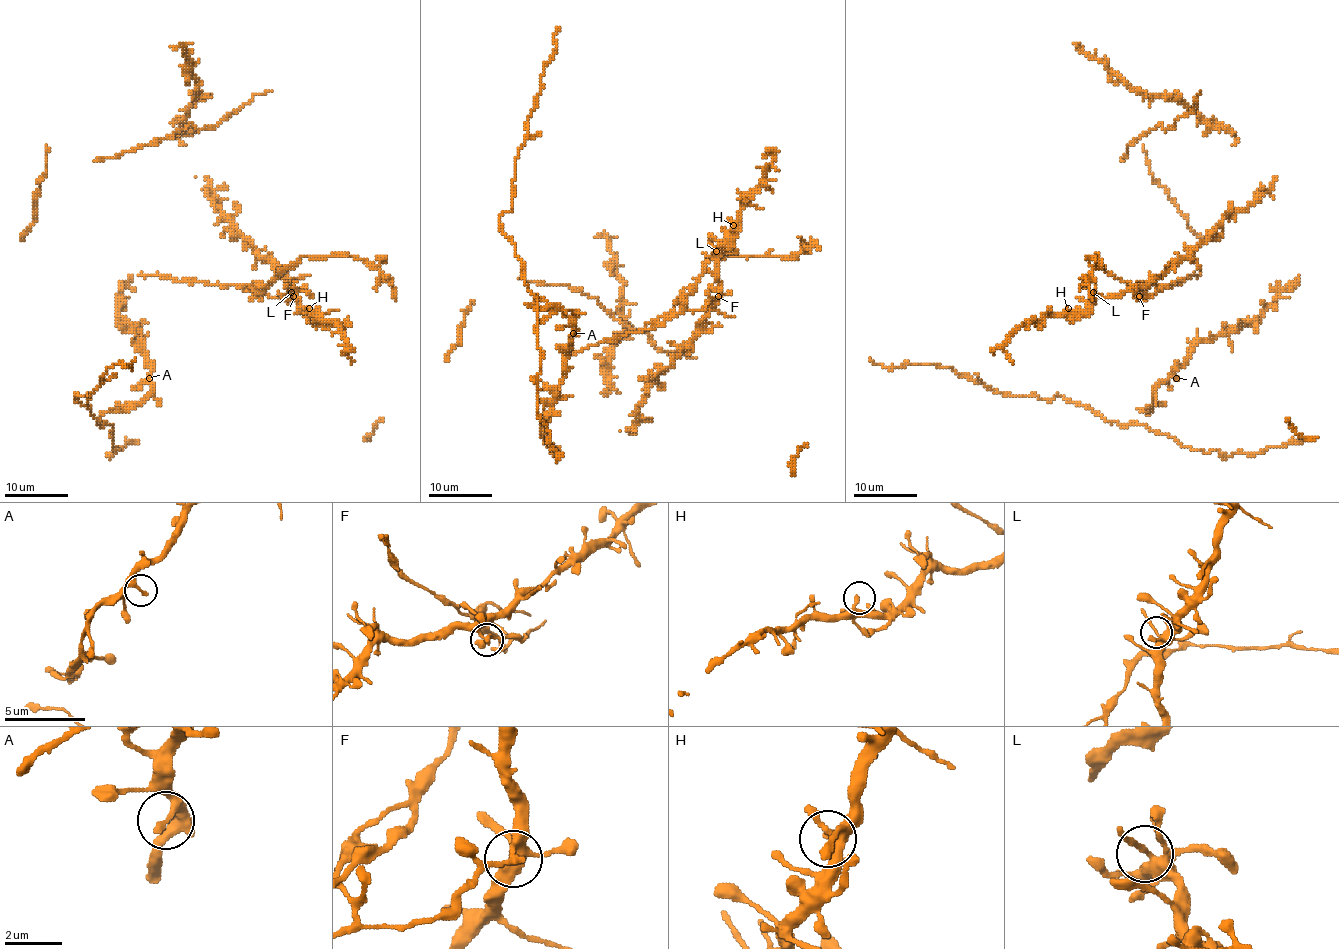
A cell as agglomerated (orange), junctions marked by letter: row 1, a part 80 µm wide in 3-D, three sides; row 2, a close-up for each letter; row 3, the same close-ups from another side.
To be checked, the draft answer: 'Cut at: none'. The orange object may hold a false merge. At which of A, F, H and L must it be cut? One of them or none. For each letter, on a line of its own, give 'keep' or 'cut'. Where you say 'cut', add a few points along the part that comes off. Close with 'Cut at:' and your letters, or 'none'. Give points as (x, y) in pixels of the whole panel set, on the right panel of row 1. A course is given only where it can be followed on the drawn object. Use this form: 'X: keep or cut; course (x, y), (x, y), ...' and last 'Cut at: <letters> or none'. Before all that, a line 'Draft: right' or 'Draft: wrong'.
Draft: wrong
A: keep
F: cut; course (1139, 297), (1153, 295), (1142, 295), (1109, 274), (1098, 255), (1101, 262), (1088, 285), (1091, 300)
H: keep
L: keep
Cut at: F

